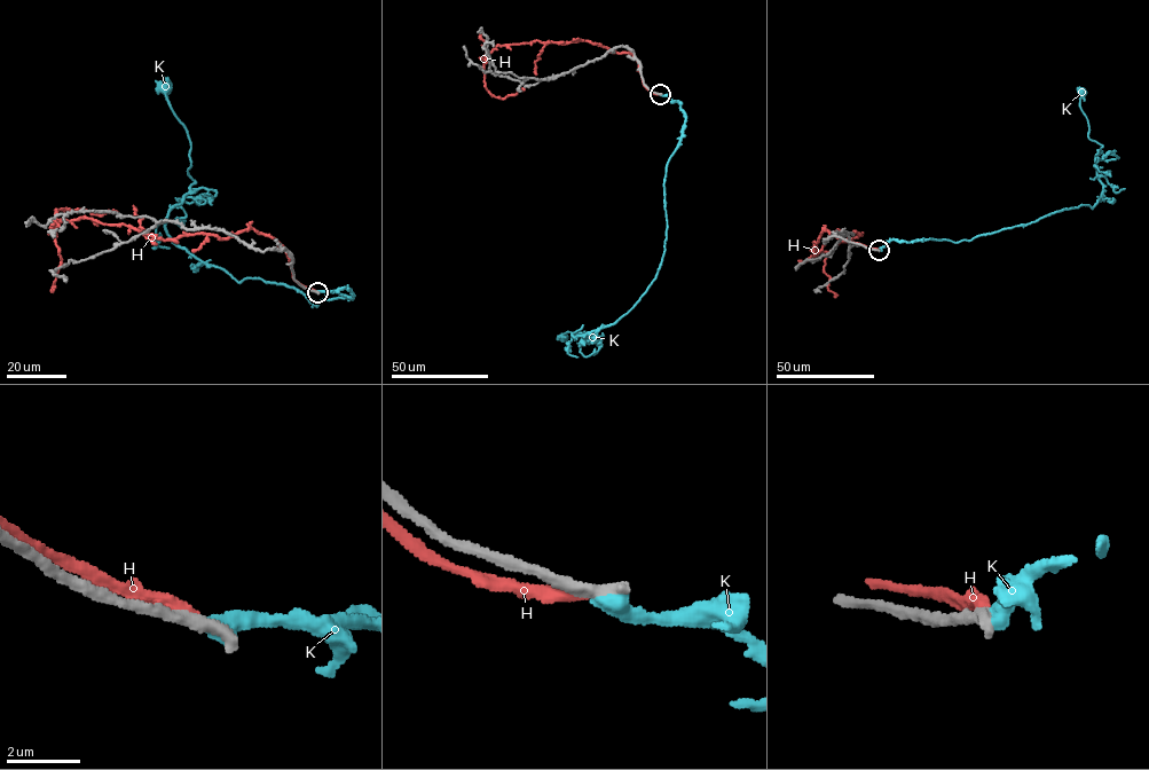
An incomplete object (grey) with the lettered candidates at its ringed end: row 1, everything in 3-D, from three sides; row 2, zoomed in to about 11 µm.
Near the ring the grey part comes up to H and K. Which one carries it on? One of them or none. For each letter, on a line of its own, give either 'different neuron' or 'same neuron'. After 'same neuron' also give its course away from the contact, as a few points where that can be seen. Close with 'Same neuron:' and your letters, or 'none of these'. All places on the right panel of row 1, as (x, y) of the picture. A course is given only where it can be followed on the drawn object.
H: different neuron
K: same neuron; course (879, 250), (890, 240), (970, 241), (1092, 207), (1103, 191), (1096, 163), (1102, 146), (1088, 136), (1081, 94)
Same neuron: K

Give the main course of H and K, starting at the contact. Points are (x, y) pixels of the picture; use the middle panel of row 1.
H: (659, 94), (644, 85), (636, 57), (584, 40), (497, 45), (485, 63), (485, 86), (502, 99), (521, 87)
K: (660, 94), (685, 119), (666, 169), (660, 268), (614, 323), (572, 335), (588, 344), (584, 331), (563, 337)

